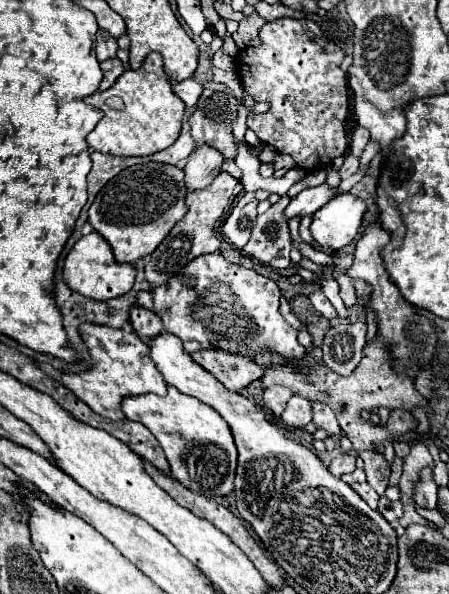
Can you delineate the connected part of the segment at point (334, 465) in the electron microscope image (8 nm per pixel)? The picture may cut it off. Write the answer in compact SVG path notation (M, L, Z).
M339 454L337 458L333 458L333 460L331 460L329 470L331 470L331 474L333 474L333 476L341 478L343 474L349 474L349 472L353 472L353 470L355 470L355 458L353 458L353 456L349 456L349 454Z

